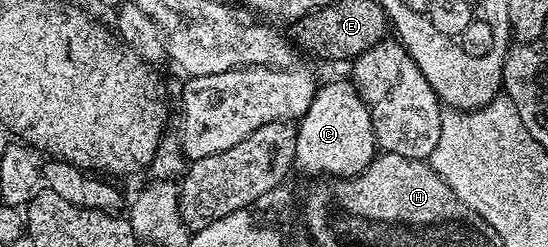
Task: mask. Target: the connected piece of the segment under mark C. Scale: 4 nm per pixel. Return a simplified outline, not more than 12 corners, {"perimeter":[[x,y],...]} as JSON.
{"perimeter":[[347,79],[321,83],[296,129],[297,169],[357,176],[378,154]]}

